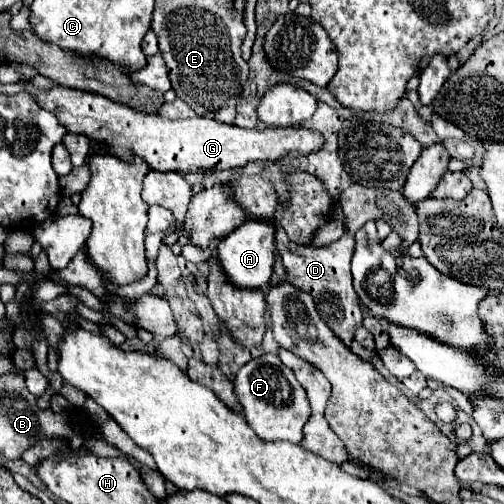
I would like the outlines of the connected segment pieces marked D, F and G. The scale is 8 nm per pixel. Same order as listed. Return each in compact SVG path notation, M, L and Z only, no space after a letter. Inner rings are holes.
M273 221L273 225L277 229L277 233L275 233L277 251L283 257L283 265L285 265L289 283L297 285L297 289L301 289L313 297L323 321L333 329L333 333L339 339L343 339L349 345L353 339L355 327L361 327L361 321L363 321L363 307L353 289L353 277L350 269L351 257L355 250L354 236L345 230L339 241L317 249L317 247L303 247L303 245L289 241L283 227L279 227L275 221Z
M261 355L251 359L247 365L239 369L233 379L235 393L239 403L243 405L243 415L255 433L265 441L291 441L301 443L303 439L303 425L311 415L309 399L301 383L295 379L293 371L281 363L279 355Z
M29 79L17 81L23 89L39 103L43 109L53 109L61 117L61 125L69 133L87 135L95 143L105 143L117 157L141 157L157 171L177 171L177 173L211 173L227 171L233 167L243 167L249 161L277 161L285 153L289 155L309 155L317 151L323 137L317 131L303 127L289 129L241 129L235 125L225 125L207 117L193 117L185 121L169 121L157 115L139 113L127 105L111 101L99 93L89 93L81 89L71 89L63 85L53 85L45 93L33 89Z

